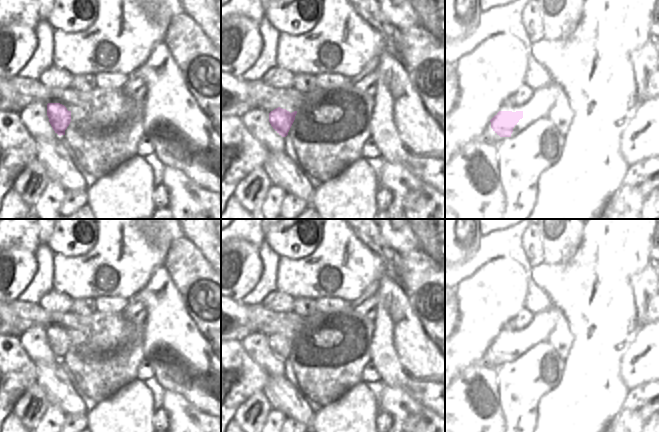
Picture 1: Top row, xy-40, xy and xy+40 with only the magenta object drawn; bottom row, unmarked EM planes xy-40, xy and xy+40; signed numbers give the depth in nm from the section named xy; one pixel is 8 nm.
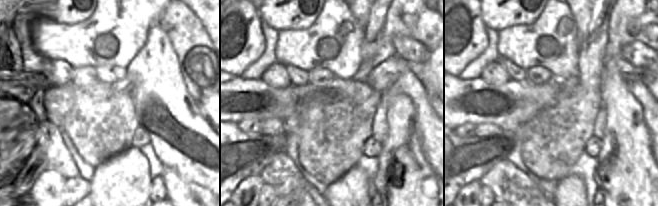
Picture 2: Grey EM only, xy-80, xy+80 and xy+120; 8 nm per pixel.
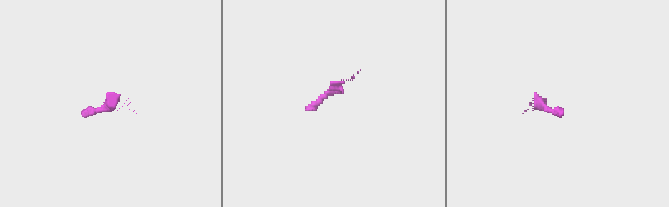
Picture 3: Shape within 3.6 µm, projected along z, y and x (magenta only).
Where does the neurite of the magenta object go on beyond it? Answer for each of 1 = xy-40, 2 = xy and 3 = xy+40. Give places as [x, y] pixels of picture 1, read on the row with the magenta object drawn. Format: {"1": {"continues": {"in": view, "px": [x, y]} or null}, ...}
{"1": {"continues": null}, "2": {"continues": null}, "3": {"continues": null}}

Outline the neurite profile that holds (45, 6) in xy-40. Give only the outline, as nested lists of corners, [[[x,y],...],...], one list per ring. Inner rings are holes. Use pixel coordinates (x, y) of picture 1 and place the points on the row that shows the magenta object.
[[[38,0],[39,2],[39,19],[47,20],[55,0]]]

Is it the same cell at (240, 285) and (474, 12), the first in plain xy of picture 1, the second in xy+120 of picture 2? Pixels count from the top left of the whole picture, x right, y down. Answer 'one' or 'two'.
one

